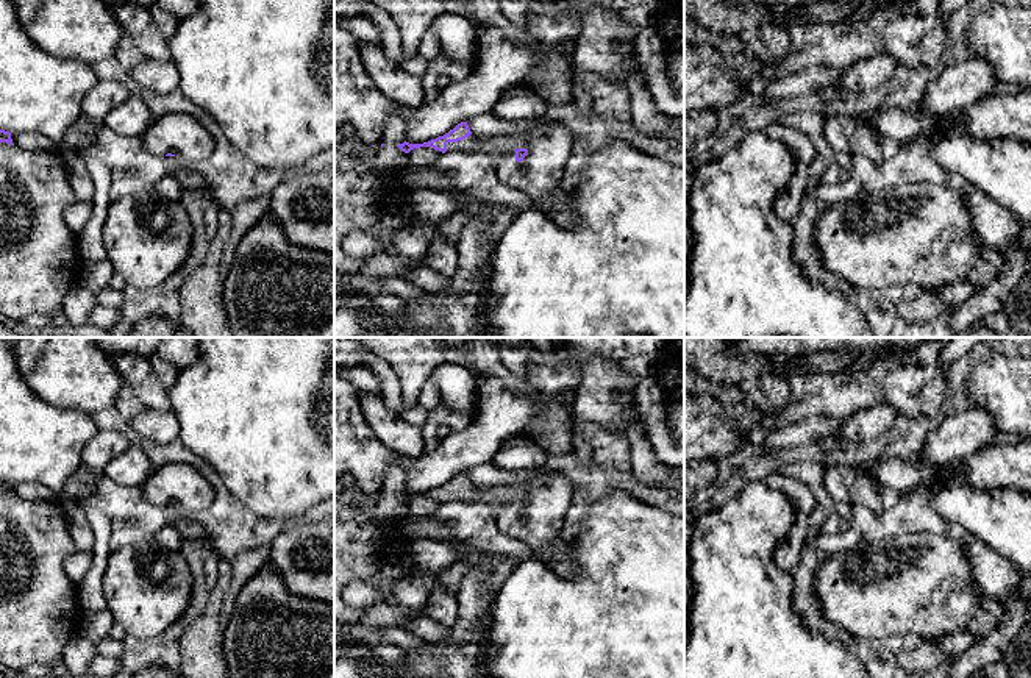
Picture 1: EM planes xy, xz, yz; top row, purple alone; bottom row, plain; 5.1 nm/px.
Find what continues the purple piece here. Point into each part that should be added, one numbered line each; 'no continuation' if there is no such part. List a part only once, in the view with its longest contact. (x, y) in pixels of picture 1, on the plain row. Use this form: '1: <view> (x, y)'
1: xz (539, 524)

